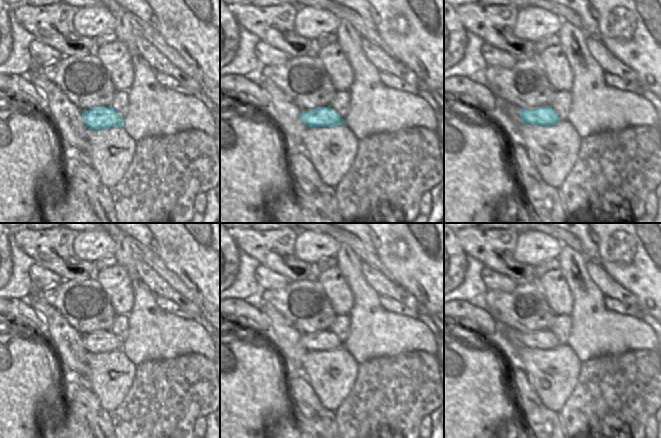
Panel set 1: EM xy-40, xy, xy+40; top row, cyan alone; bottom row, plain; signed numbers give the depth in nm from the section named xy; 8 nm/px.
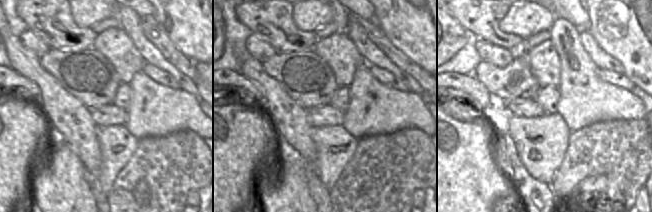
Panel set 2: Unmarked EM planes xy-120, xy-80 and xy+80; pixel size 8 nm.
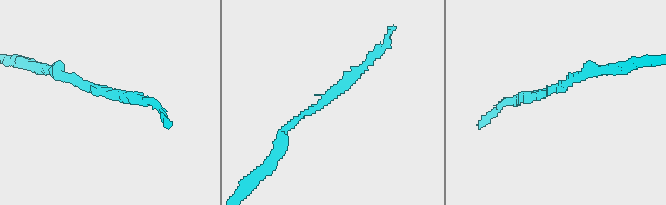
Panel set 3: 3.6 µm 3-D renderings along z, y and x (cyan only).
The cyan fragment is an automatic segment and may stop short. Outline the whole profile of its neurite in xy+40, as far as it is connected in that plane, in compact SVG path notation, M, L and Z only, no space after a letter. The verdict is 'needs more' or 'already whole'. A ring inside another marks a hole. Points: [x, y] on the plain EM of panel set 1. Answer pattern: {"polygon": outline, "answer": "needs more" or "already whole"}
{"polygon": "M547 329L537 333L520 333L520 344L529 349L549 351L558 347L560 342L556 335L550 329Z", "answer": "already whole"}

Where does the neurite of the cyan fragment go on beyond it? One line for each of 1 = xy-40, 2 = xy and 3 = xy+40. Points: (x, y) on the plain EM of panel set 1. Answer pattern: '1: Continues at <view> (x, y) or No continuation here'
1: No continuation here
2: No continuation here
3: No continuation here.

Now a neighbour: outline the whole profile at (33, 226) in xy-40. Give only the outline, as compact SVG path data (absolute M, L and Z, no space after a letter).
M27 223L24 227L33 231L41 231L43 229L62 227L62 223Z

